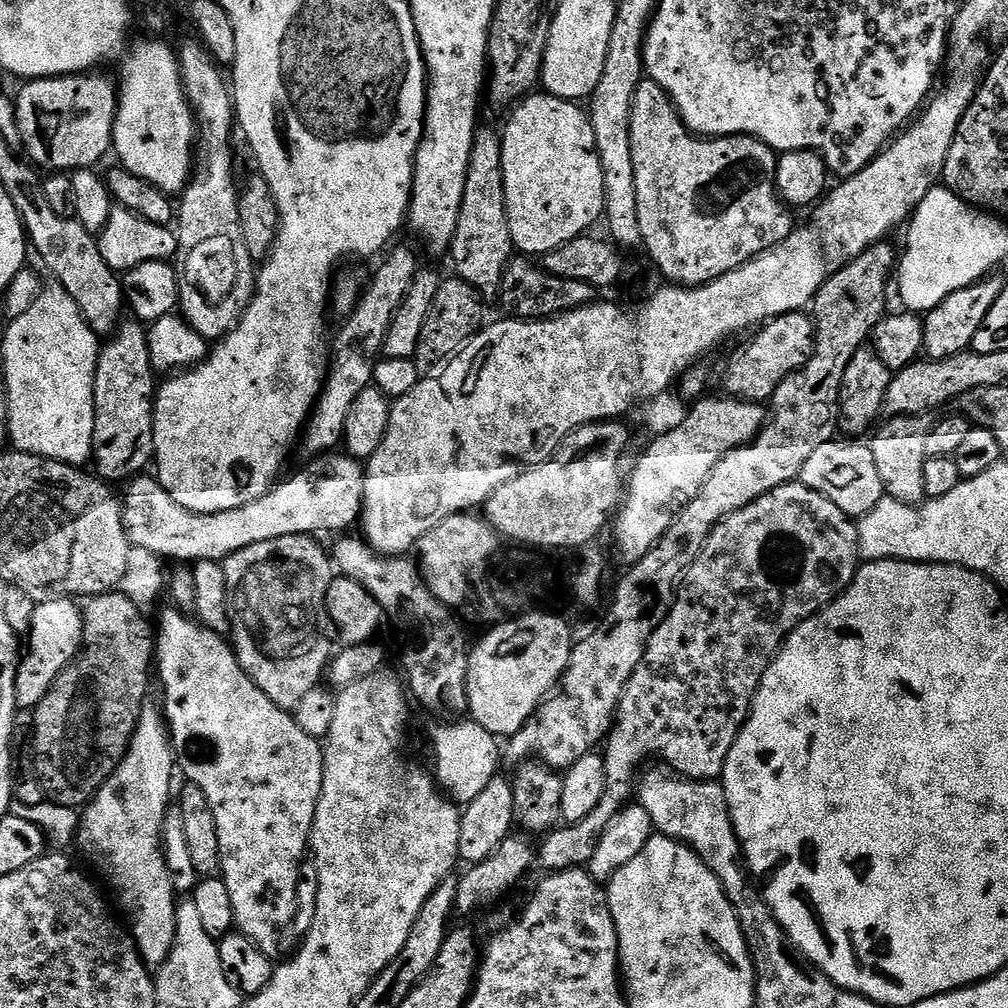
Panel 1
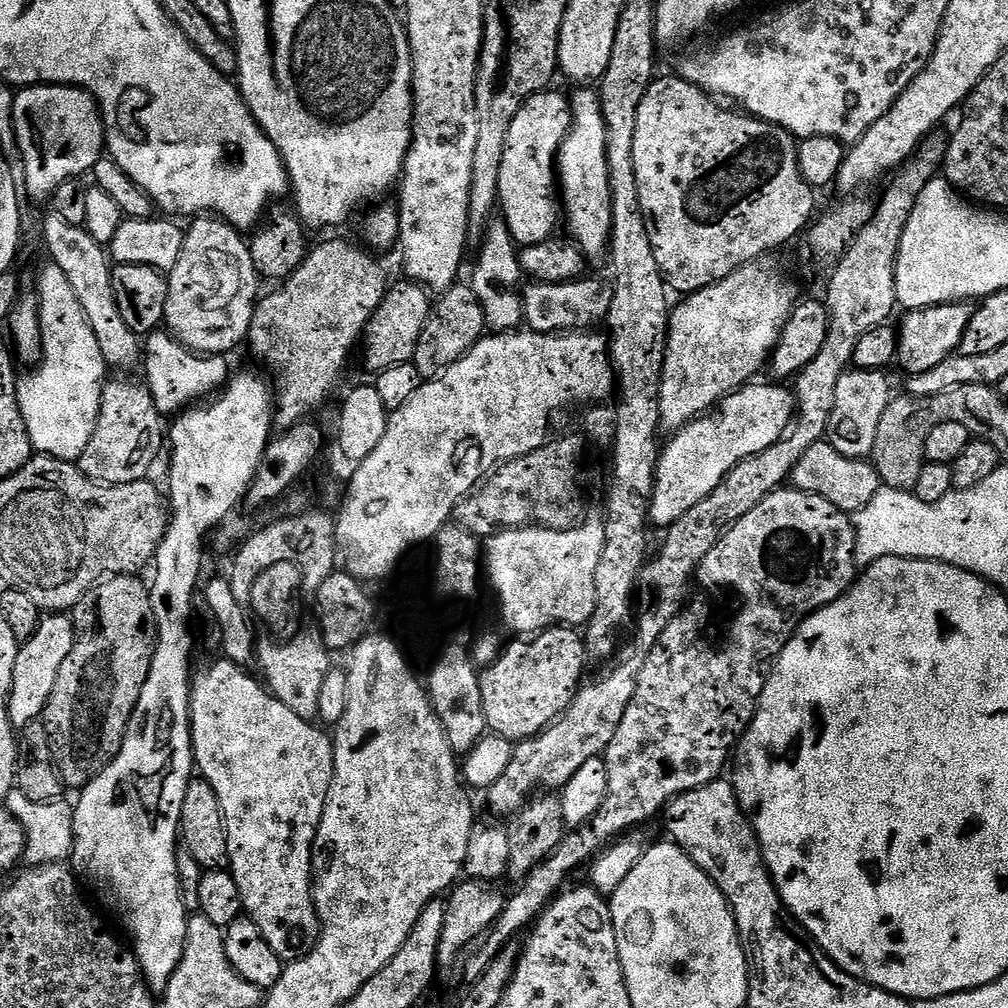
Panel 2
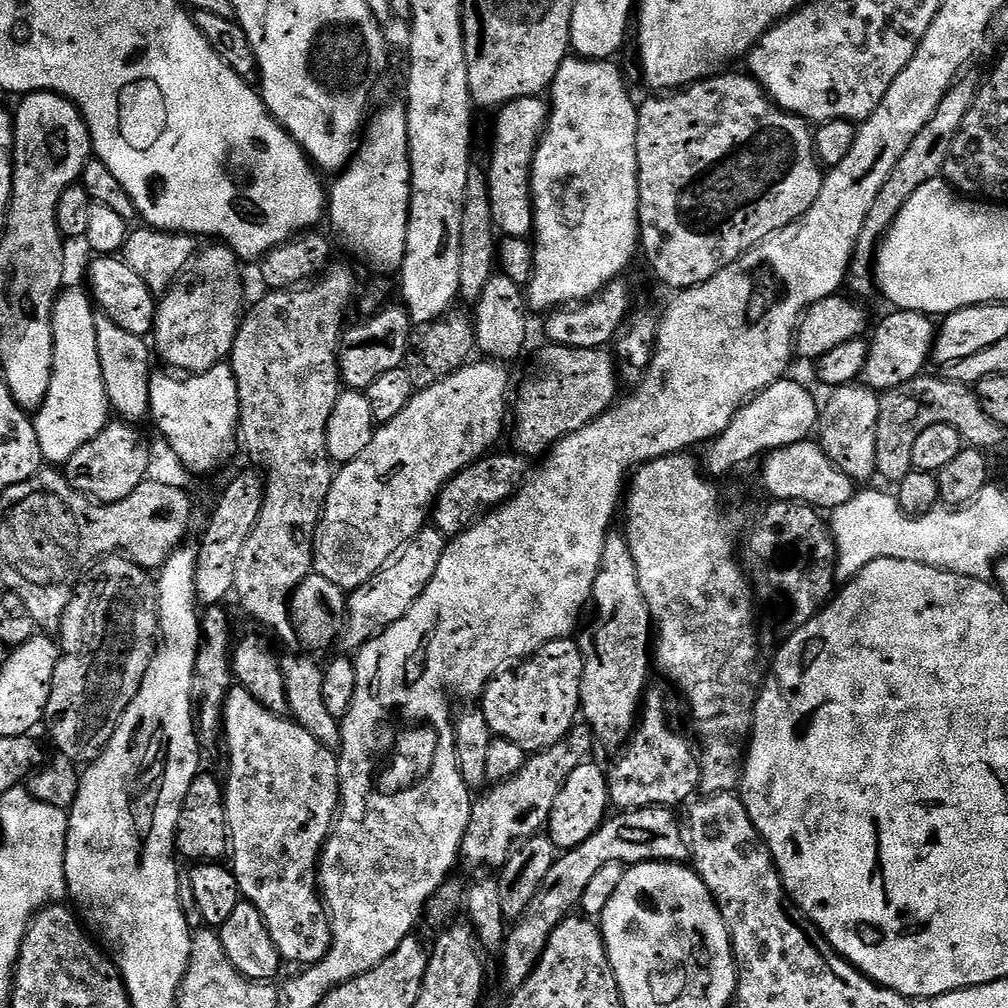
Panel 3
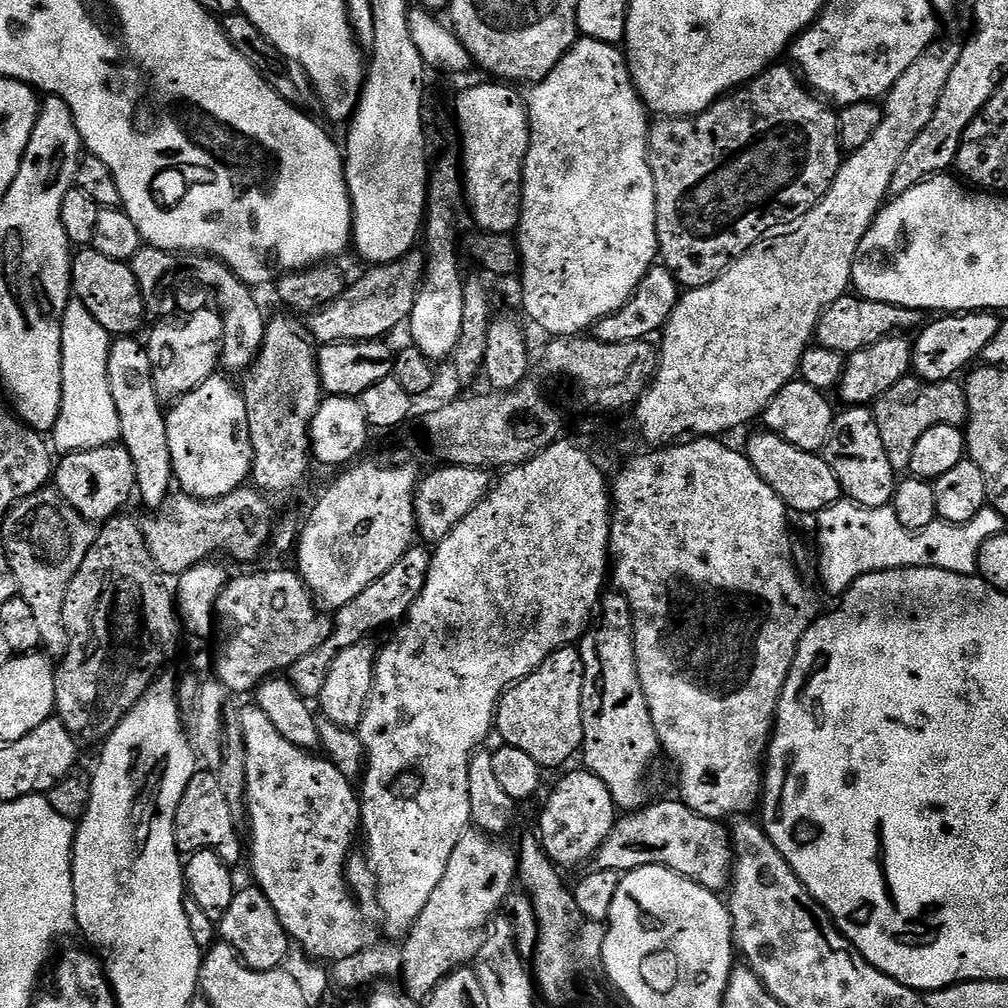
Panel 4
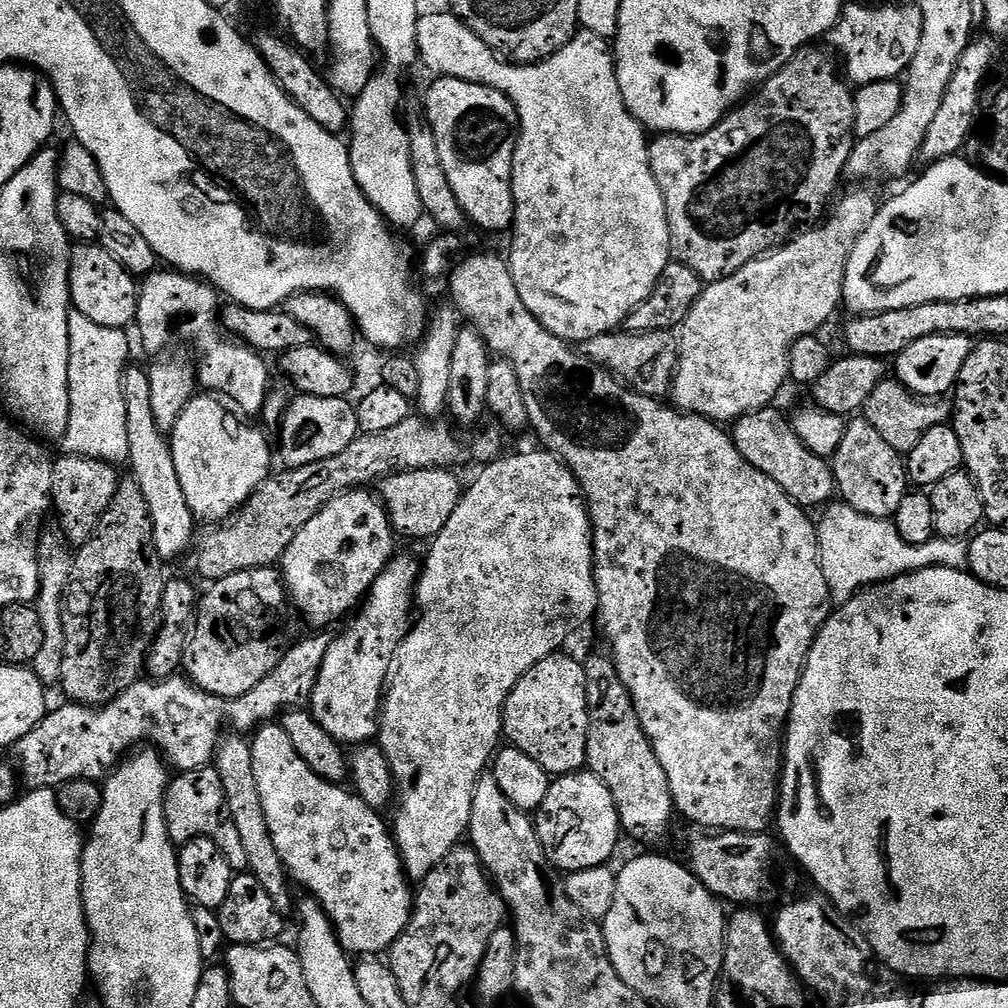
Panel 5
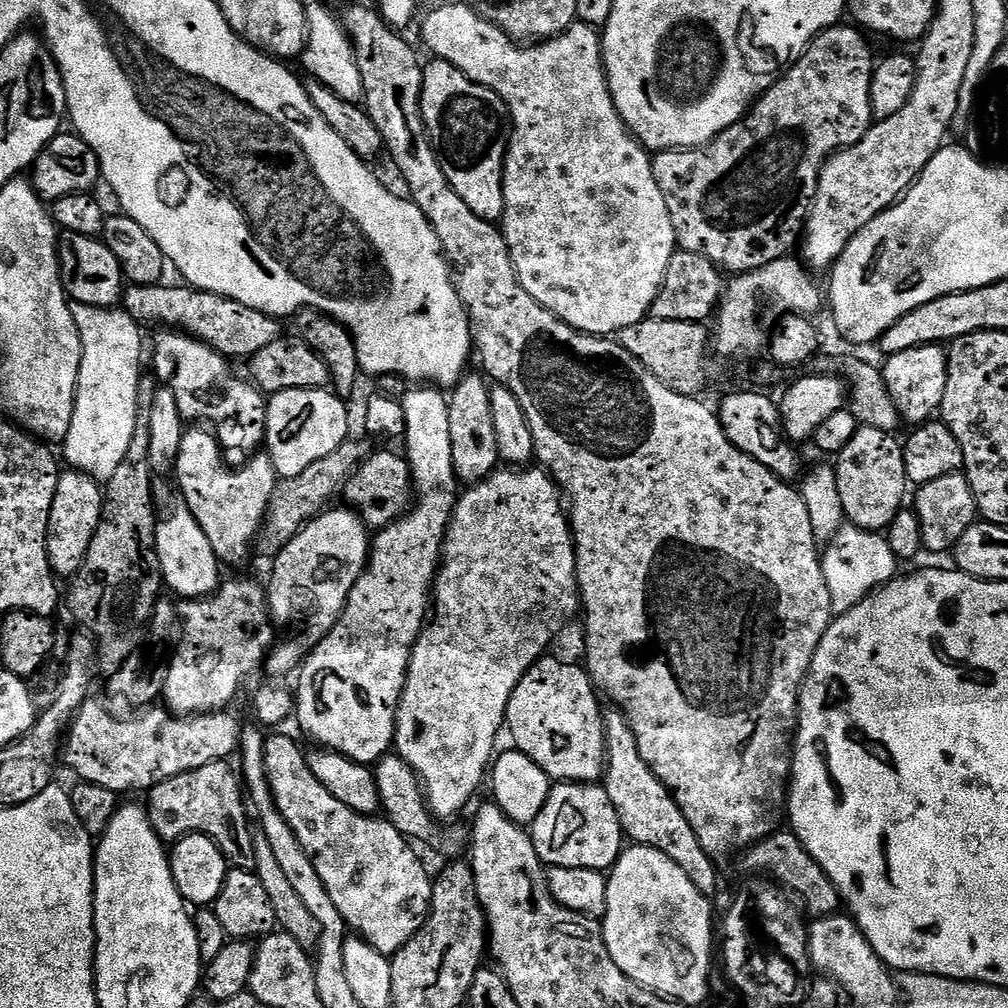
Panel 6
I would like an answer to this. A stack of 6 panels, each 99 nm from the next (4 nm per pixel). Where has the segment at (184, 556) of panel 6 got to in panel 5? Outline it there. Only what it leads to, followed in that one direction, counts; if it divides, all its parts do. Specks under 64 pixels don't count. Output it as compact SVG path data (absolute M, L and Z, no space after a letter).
M125 367L122 377L124 409L126 410L126 438L128 439L127 463L132 464L131 479L138 482L138 486L142 490L142 498L146 498L146 506L150 510L152 537L156 552L161 561L169 562L168 560L178 559L187 548L189 551L193 547L194 537L198 532L198 521L186 502L186 494L182 494L182 482L178 482L178 470L174 470L174 458L172 457L169 437L160 432L158 422L154 422L154 409L150 407L150 378L148 373L143 367L141 369L132 367Z

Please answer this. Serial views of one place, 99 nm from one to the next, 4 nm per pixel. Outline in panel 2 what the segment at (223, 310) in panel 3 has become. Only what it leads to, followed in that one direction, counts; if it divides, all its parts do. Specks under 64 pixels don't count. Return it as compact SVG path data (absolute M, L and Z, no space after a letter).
M204 214L187 225L182 254L178 254L176 265L167 273L168 293L166 294L166 310L164 324L174 339L192 352L205 356L224 356L236 347L243 345L248 339L251 318L258 301L261 277L254 270L254 258L250 258L249 241L244 240L237 229L228 225L228 221L212 214Z

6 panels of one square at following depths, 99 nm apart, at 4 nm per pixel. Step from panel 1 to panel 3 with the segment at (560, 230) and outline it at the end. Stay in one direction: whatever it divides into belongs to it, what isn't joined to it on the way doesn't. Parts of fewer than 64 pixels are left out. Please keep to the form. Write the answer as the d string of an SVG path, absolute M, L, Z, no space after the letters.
M523 96L499 109L496 120L496 145L492 161L486 164L492 203L492 221L504 236L527 237L534 228L532 214L532 159L544 135L550 111L540 96Z

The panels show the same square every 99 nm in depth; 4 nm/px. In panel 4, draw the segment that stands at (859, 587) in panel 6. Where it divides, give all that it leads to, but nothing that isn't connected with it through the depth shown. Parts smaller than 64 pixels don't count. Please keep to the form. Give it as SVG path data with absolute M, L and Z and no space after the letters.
M841 498L815 517L816 544L820 547L820 580L836 598L843 597L850 585L871 572L891 568L937 568L954 574L975 576L980 551L990 538L1005 531L1006 522L990 506L985 506L970 522L951 524L937 519L921 532L911 532L898 522L893 508L867 508L853 500Z

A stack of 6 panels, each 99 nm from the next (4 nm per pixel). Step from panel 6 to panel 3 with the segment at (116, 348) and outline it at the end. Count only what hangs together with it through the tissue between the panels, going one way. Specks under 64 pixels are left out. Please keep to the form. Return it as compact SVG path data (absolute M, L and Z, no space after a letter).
M65 287L56 298L52 311L54 362L50 390L43 406L34 412L38 446L45 461L52 466L67 464L68 459L78 454L78 450L110 422L110 405L102 382L102 366L98 362L98 312L91 295L81 288Z

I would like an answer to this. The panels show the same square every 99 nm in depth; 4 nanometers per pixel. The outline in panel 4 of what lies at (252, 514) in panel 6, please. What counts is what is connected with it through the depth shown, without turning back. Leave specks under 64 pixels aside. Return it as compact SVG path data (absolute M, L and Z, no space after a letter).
M224 374L211 376L202 386L190 390L167 409L166 438L170 446L172 474L179 491L195 500L217 500L245 487L252 475L254 450L250 442L250 422L246 418L244 393L227 380Z

